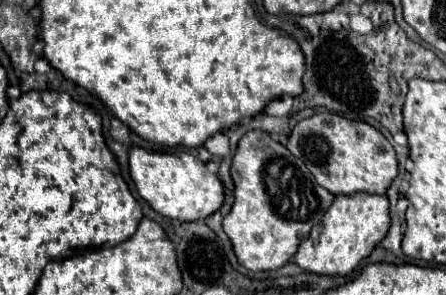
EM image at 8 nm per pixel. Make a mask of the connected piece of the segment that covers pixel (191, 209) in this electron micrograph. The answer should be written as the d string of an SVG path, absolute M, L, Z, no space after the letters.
M131 147L129 151L131 177L137 185L139 195L161 215L179 219L179 221L199 221L215 211L219 211L225 203L225 185L211 173L203 161L199 161L191 153L169 155L169 153L153 153L141 147Z

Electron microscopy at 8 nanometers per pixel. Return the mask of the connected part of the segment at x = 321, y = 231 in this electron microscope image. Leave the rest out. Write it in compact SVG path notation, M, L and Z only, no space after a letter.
M383 195L335 197L321 223L323 227L315 227L313 233L299 245L293 261L301 269L317 275L351 275L387 235L391 227L389 199Z

